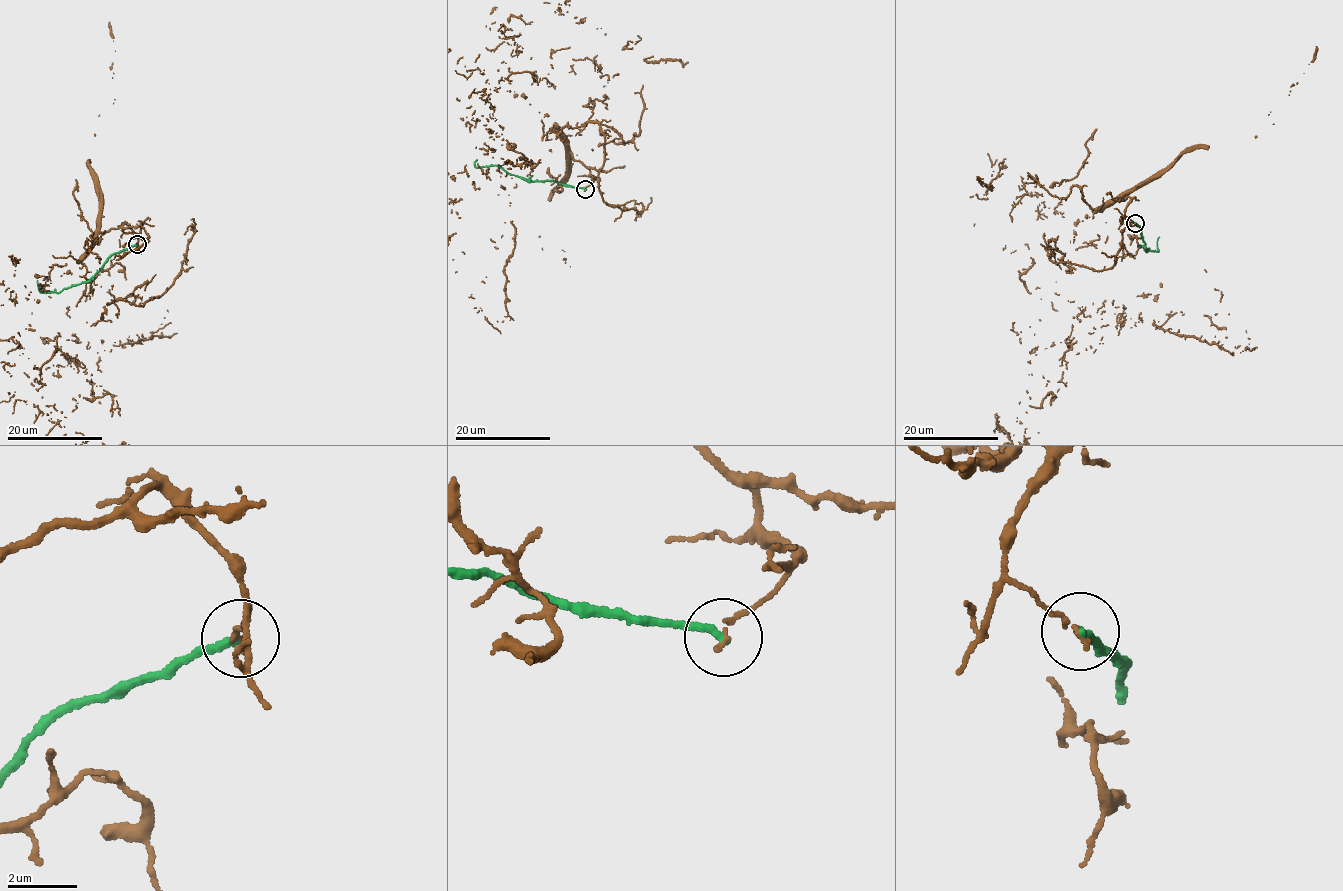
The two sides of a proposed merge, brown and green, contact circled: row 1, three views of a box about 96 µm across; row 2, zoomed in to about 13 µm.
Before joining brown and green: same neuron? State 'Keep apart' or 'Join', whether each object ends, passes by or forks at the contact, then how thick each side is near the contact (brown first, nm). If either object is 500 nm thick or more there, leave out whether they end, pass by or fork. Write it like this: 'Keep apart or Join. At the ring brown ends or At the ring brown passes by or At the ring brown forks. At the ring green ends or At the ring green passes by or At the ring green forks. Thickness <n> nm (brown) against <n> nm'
Keep apart. At the ring brown ends. At the ring green ends. Thickness 150 nm (brown) against 240 nm

